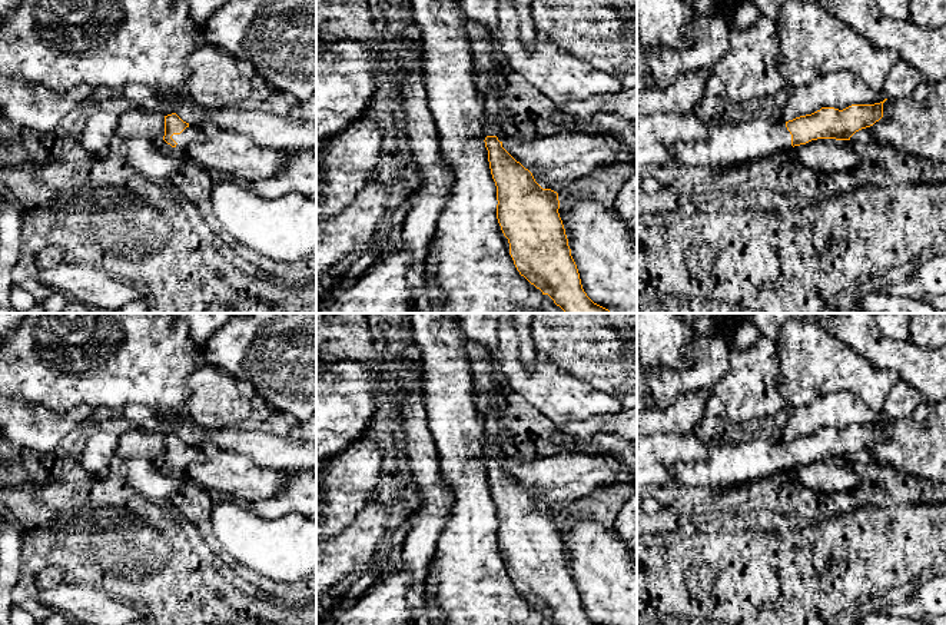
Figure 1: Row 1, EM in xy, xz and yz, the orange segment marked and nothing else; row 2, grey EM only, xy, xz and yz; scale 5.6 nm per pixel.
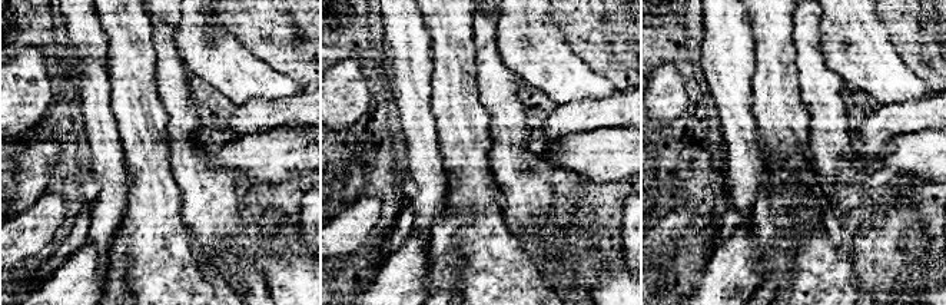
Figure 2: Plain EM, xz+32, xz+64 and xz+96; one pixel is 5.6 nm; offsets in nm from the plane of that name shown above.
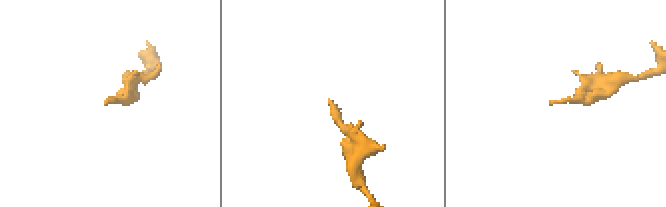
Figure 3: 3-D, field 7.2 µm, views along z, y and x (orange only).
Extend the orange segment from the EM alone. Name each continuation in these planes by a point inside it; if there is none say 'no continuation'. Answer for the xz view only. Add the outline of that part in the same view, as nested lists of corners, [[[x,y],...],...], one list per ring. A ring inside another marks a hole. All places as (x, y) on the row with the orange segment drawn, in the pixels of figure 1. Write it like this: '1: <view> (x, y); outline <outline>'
1: xz (485, 67); outline [[[469,20],[468,37],[472,47],[475,87],[485,110],[484,137],[497,136],[499,142],[504,142],[507,137],[502,126],[509,112],[502,106],[504,99],[495,86],[499,63],[492,57],[491,30],[479,21]]]

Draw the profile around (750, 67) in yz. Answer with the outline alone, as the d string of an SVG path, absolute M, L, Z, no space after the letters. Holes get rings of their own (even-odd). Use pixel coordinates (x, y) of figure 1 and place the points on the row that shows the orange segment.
M760 14L743 30L730 30L728 50L713 67L726 84L726 96L743 103L756 97L783 99L787 92L779 70L783 59L777 21Z

